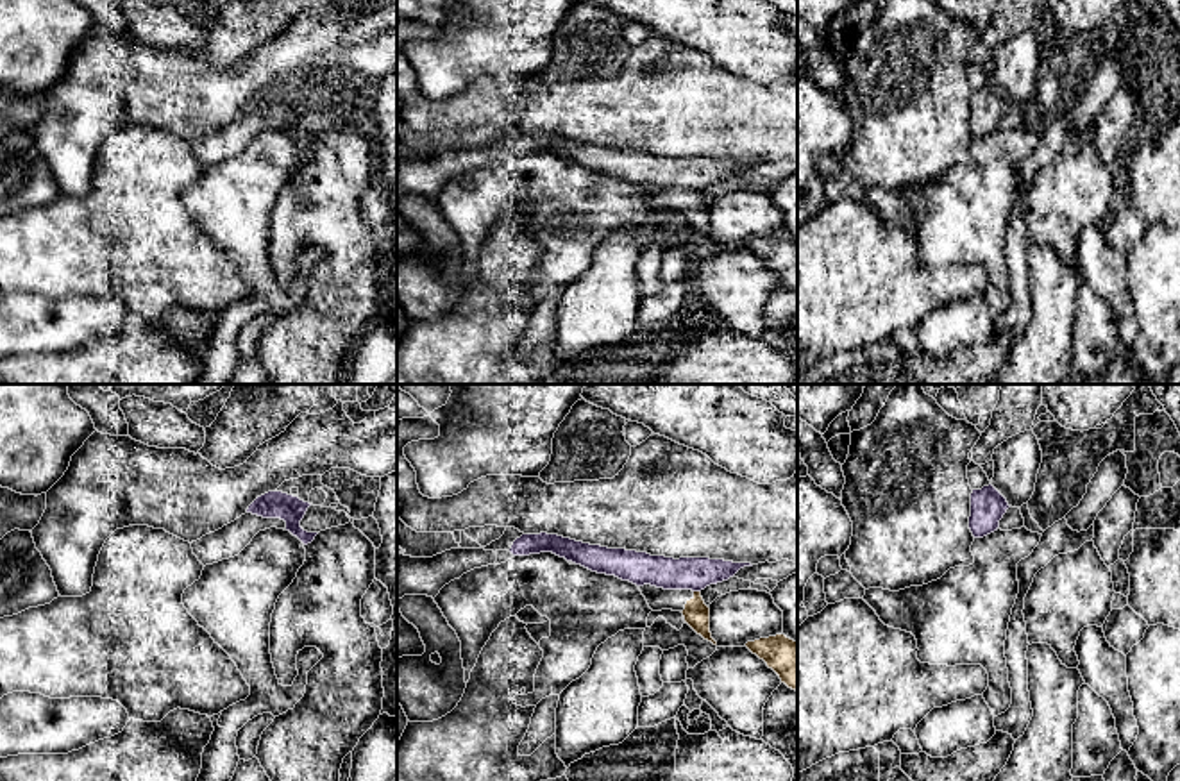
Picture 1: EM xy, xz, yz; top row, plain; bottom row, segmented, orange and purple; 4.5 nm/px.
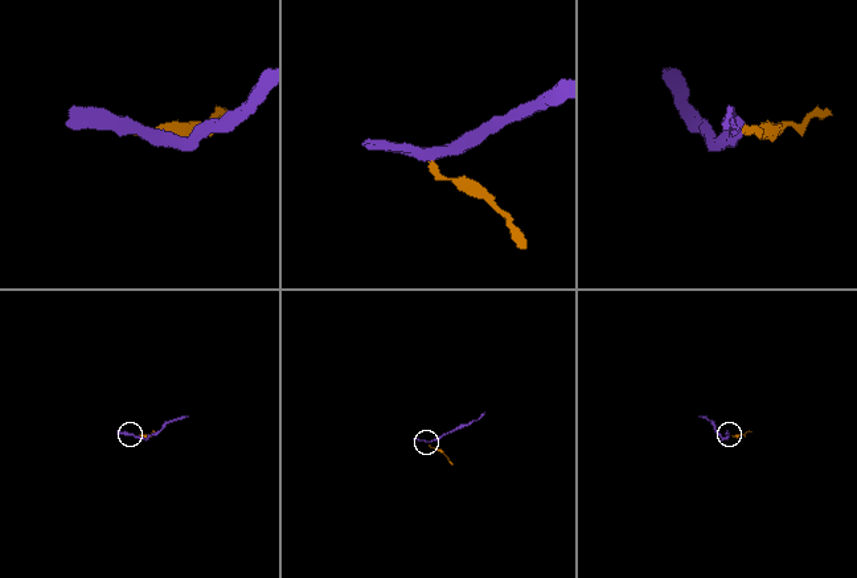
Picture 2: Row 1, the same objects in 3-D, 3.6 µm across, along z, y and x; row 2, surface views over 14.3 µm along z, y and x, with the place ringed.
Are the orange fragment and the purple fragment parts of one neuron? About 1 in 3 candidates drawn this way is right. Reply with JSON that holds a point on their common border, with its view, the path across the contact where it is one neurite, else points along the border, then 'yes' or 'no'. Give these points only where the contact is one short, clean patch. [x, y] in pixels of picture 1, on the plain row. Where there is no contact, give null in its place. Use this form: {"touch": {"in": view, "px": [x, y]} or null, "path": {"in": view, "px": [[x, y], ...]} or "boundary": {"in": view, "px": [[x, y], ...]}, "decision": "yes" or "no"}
{"touch": {"in": "xz", "px": [698, 192]}, "boundary": {"in": "xz", "px": [[694, 190], [699, 192]]}, "decision": "no"}

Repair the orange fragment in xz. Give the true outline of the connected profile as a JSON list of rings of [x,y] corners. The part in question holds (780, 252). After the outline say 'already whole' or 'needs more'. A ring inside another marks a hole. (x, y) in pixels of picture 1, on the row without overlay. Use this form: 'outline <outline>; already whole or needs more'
outline [[[785,234],[747,241],[746,247],[772,268],[781,282],[797,291],[797,241]]]; already whole

